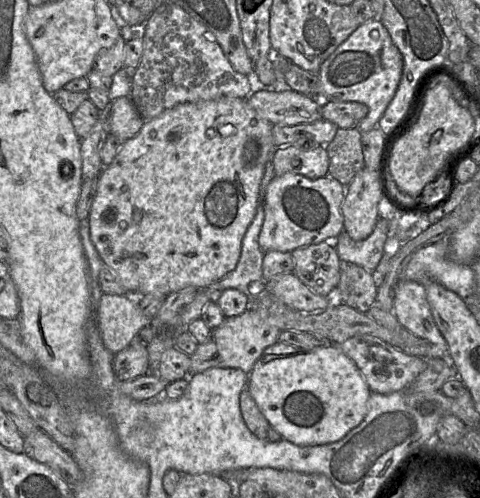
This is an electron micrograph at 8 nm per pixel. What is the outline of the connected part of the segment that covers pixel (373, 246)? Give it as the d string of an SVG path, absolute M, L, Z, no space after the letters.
M382 213L373 232L366 239L354 241L343 230L333 243L342 264L355 264L372 273L384 254L387 237L388 216Z

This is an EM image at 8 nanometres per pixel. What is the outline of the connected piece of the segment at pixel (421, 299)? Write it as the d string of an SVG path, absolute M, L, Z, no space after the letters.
M400 281L395 289L393 313L414 335L447 351L448 344L434 321L423 284Z

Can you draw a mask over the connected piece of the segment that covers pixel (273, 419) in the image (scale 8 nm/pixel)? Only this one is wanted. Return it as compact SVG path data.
M276 342L255 362L246 387L270 426L299 446L342 439L367 413L371 390L355 362L333 343L311 349Z

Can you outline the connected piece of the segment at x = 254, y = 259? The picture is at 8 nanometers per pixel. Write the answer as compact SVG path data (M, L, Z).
M258 198L256 214L242 239L240 257L236 267L205 290L209 290L213 295L216 295L226 289L237 289L252 296L255 289L262 287L262 261L264 252L259 246L258 238L263 220L263 203L259 203Z

